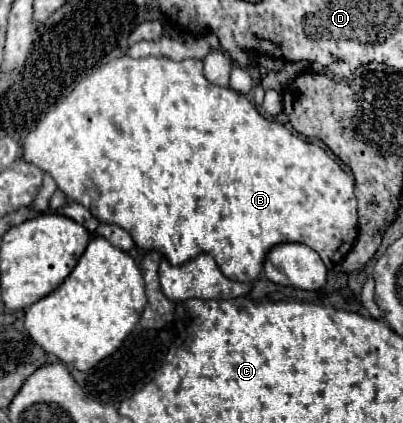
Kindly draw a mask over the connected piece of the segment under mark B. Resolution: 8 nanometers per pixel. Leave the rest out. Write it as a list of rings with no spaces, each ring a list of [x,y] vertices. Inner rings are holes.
[[[122,55],[114,61],[108,61],[106,65],[86,75],[60,105],[50,107],[40,116],[34,129],[24,137],[24,145],[22,145],[24,161],[50,173],[58,189],[68,199],[90,209],[90,213],[100,223],[120,225],[122,229],[130,231],[130,237],[140,249],[162,253],[168,259],[168,263],[174,267],[186,263],[188,259],[194,259],[200,253],[208,253],[214,257],[220,271],[228,279],[252,283],[262,273],[262,261],[266,253],[274,245],[288,243],[288,241],[308,245],[322,257],[322,261],[328,267],[340,263],[350,253],[354,241],[358,239],[358,207],[356,207],[356,195],[354,195],[354,177],[348,171],[344,171],[338,165],[338,161],[334,161],[318,145],[292,135],[282,123],[264,119],[244,95],[236,93],[230,87],[218,87],[218,85],[208,83],[202,69],[204,69],[204,63],[200,59],[172,61],[168,57],[154,57],[154,55],[144,57],[144,59]]]

